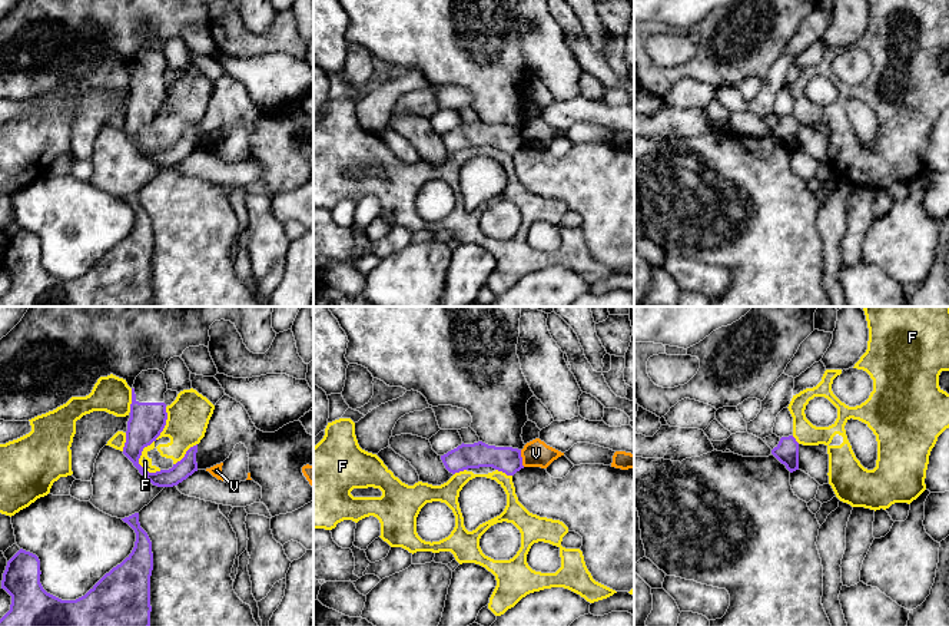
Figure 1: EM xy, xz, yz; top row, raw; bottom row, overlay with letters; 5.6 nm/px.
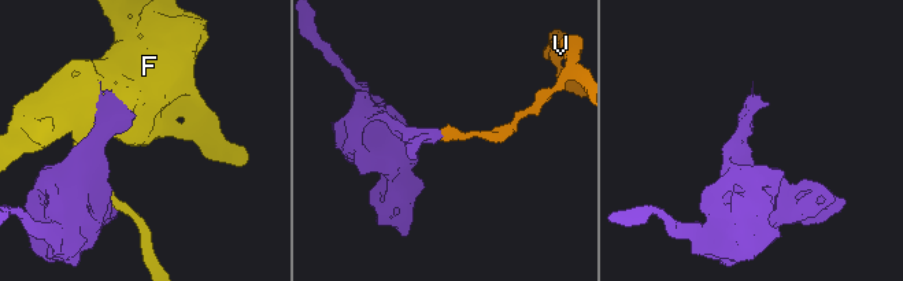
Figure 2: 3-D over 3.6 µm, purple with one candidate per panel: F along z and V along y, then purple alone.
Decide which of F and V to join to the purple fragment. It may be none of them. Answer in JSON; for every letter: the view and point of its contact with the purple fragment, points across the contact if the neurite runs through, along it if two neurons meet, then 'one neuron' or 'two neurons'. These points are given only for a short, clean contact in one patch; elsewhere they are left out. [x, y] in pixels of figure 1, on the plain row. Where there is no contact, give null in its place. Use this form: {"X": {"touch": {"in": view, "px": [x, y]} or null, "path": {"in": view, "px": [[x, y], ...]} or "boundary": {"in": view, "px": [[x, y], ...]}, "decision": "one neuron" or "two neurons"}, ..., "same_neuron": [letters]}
{"F": {"touch": {"in": "xy", "px": [152, 121]}, "decision": "two neurons"}, "V": {"touch": {"in": "xz", "px": [521, 138]}, "boundary": {"in": "xz", "px": [[520, 129], [524, 145]]}, "decision": "two neurons"}, "same_neuron": []}

